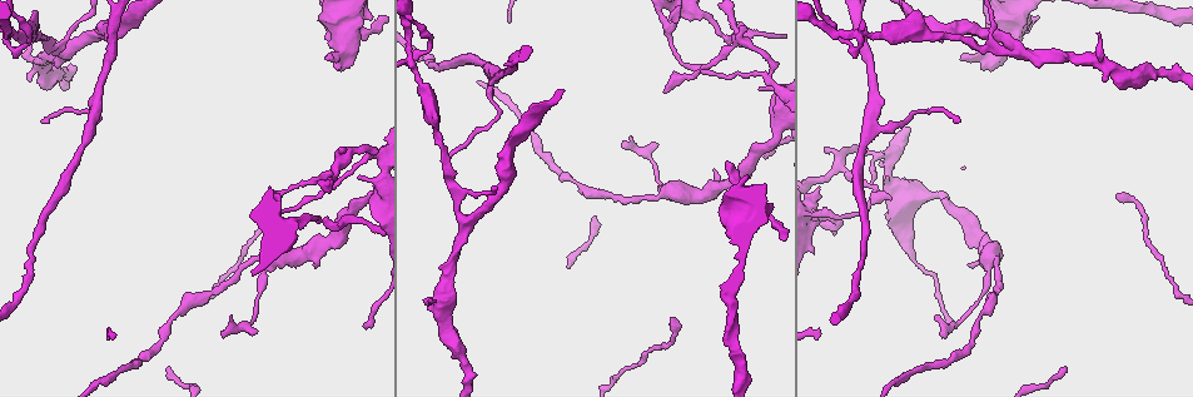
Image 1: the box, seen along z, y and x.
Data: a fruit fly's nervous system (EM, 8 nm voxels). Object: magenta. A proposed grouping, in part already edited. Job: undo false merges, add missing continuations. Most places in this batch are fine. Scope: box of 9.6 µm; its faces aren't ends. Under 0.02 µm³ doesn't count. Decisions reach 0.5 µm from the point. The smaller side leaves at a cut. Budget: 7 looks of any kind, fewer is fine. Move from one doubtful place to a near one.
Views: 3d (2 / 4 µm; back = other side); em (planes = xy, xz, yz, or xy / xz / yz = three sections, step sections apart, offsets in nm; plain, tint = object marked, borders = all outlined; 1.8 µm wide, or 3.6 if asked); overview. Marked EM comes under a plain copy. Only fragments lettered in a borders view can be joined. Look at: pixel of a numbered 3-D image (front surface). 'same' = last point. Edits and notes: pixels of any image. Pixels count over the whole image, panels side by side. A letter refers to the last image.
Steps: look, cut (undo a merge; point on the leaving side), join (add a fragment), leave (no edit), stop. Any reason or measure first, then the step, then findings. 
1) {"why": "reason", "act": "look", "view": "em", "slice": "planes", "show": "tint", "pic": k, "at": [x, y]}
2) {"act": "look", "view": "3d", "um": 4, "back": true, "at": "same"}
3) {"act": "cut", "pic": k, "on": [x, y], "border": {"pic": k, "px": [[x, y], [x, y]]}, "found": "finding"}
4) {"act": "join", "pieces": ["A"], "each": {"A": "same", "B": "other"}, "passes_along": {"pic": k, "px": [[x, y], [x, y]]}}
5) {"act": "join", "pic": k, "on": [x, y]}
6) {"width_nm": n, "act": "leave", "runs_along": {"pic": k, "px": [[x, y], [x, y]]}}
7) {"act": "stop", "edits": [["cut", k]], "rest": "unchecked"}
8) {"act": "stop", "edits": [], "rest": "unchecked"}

{"act": "look", "view": "em", "slice": "xz", "step": 16, "show": "borders", "pic": 1, "at": [725, 164]}

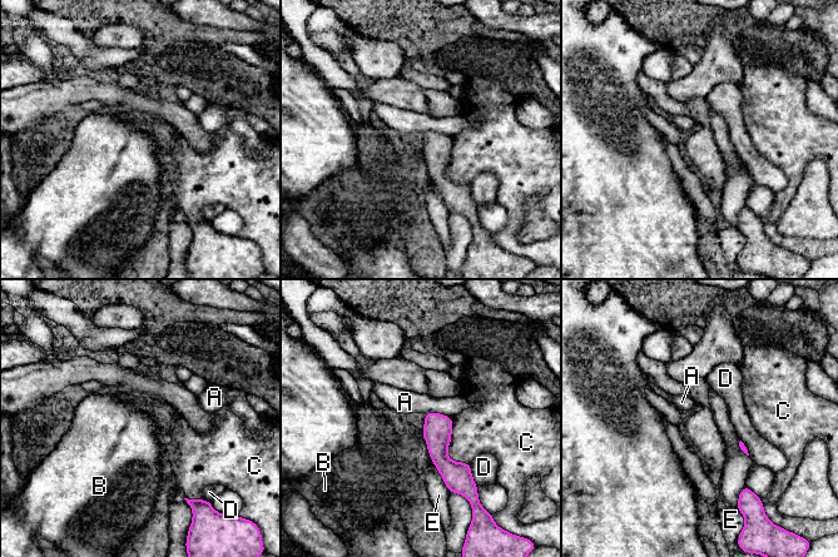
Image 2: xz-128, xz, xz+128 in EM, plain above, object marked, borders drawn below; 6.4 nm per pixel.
{"act": "leave", "each": {"A": "other", "B": "other", "C": "other", "D": "other", "E": "other"}, "found": "none of them fits"}

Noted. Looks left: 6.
{"why": "two arms in line, one across", "act": "look", "view": "3d", "um": 4, "pic": 1, "at": [667, 190]}

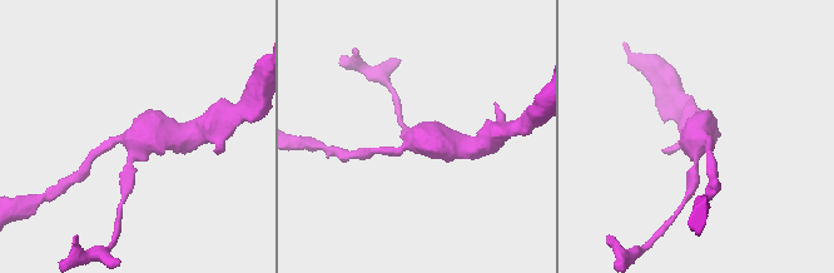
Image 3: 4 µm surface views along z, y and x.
{"arms": 3, "why": "shape alone is not enough", "act": "look", "view": "em", "slice": "yz", "step": 4, "show": "tint", "pic": 3, "at": [698, 139]}

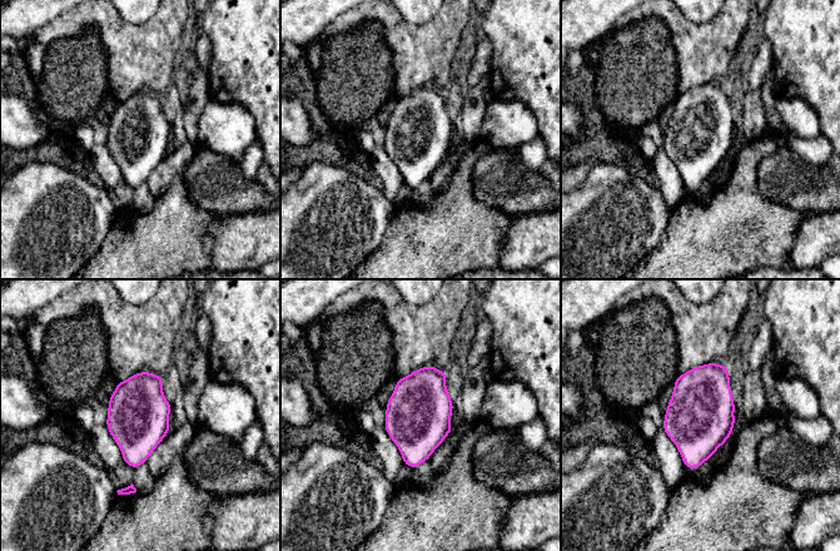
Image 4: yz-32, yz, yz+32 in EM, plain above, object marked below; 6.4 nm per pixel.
{"act": "look", "view": "em", "slice": "xy", "step": 16, "show": "borders", "at": "same"}

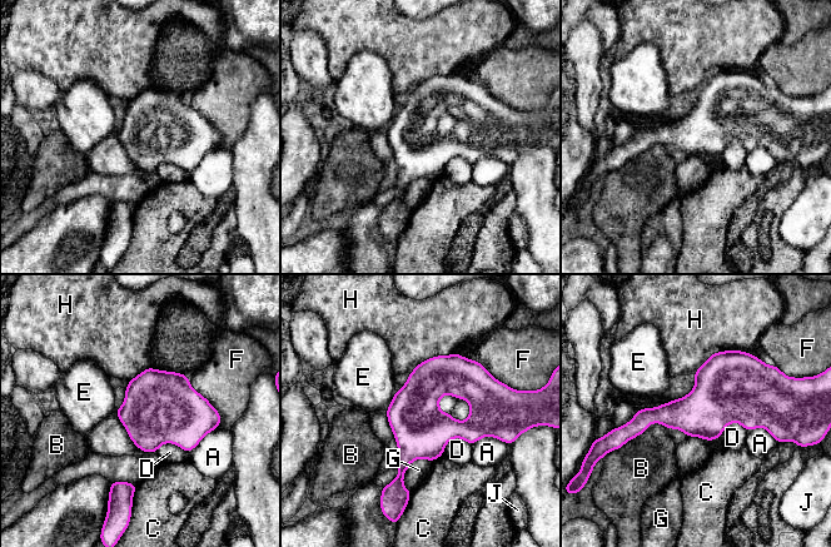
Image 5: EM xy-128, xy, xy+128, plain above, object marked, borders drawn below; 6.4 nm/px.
{"act": "leave", "each": {"A": "other", "B": "other", "C": "other", "D": "other", "E": "other", "F": "other", "G": "other", "H": "other", "J": "other"}, "border": {"pic": 5, "px": [[397, 391], [384, 409]]}, "found": "all the same neuron"}

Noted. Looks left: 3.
{"why": "thick turns thin", "act": "look", "view": "3d", "um": 4, "pic": 1, "at": [273, 213]}

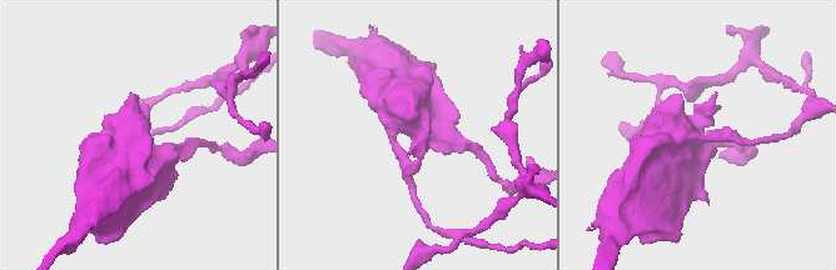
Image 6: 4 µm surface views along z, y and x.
{"why": "shape alone is not enough", "act": "look", "view": "em", "slice": "planes", "show": "tint", "pic": 6, "at": [404, 154]}

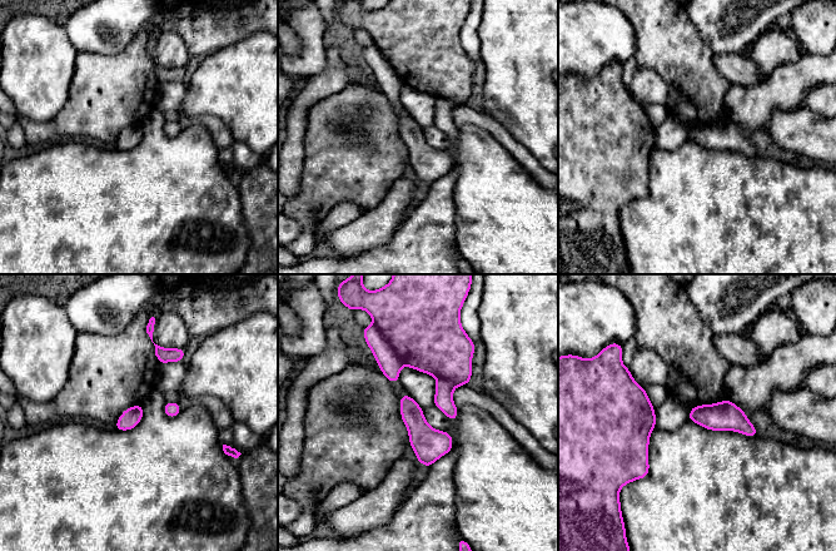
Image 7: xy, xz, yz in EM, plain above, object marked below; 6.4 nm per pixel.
{"act": "look", "view": "em", "slice": "planes", "show": "borders", "at": "same"}

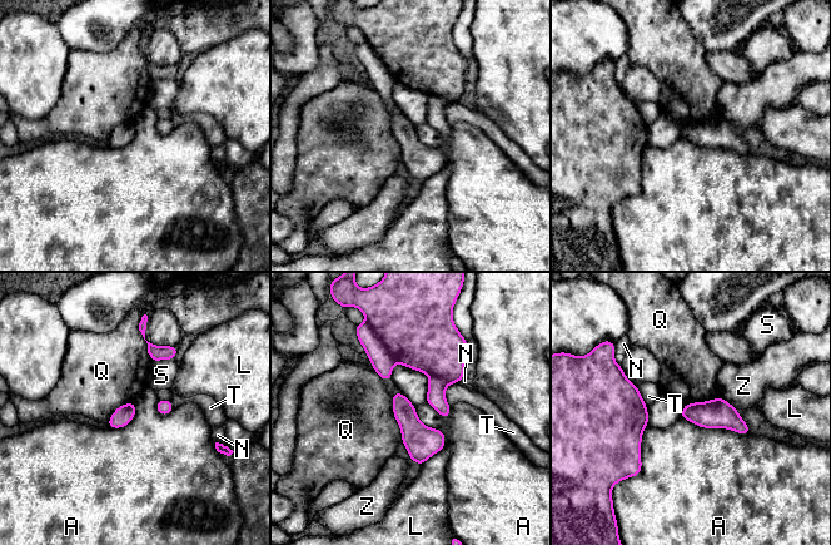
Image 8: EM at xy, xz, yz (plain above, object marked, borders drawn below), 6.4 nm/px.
{"act": "leave", "each": {"A": "other", "L": "other", "N": "other", "Q": "other", "S": "other", "T": "other", "Z": "other"}, "border": {"pic": 8, "px": [[681, 417], [702, 427], [750, 434]]}, "found": "all the same neuron"}

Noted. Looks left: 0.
{"act": "stop", "edits": [], "rest": "unchecked"}

